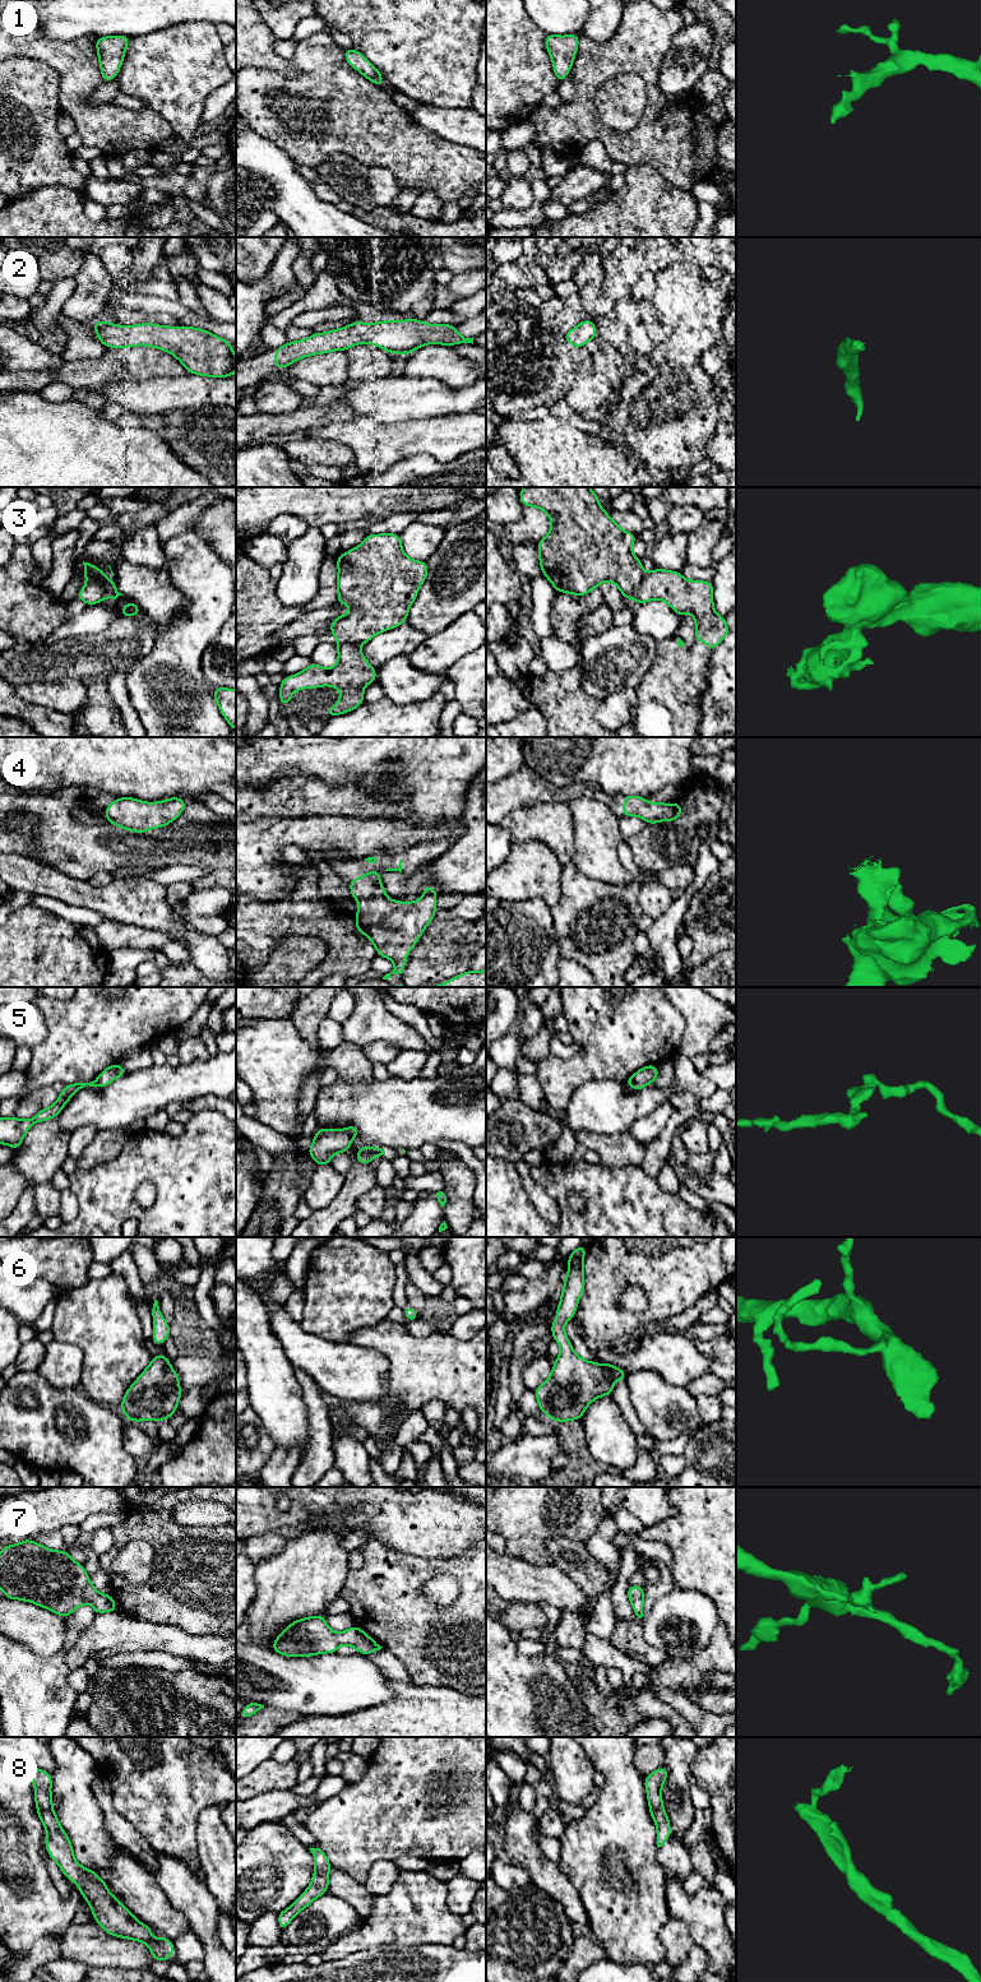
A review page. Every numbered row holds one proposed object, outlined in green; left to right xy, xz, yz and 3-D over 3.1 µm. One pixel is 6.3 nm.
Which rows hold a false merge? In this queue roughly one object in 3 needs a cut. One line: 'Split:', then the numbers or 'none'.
Split: 3, 5

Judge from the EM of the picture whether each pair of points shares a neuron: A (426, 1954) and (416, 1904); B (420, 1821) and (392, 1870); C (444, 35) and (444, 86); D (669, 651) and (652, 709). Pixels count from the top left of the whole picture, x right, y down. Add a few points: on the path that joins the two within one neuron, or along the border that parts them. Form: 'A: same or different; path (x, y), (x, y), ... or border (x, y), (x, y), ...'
A: different; border (452, 1944), (394, 1946)
B: different; border (392, 1860), (376, 1860), (369, 1869), (366, 1878)
C: same; path (444, 47), (447, 63), (444, 73)
D: same; path (662, 665), (657, 675), (657, 695)

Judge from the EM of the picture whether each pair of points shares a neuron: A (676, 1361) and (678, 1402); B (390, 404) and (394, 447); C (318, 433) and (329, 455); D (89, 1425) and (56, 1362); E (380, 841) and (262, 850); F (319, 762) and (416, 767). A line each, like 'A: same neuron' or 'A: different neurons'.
A: different neurons
B: different neurons
C: different neurons
D: different neurons
E: same neuron
F: same neuron

